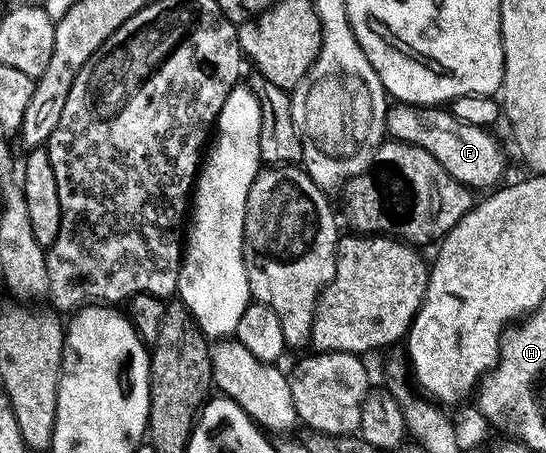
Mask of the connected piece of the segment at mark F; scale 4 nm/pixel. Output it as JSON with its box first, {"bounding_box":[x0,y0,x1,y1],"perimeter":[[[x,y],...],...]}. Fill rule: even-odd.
{"bounding_box":[387,105,507,193],"perimeter":[[[394,105],[388,109],[387,132],[396,142],[425,150],[425,154],[433,154],[433,158],[437,158],[437,162],[445,166],[445,171],[456,182],[476,193],[490,193],[504,183],[507,158],[502,146],[491,137],[492,133],[488,129],[469,126],[458,120],[450,110],[442,107],[414,108],[411,105]]]}

